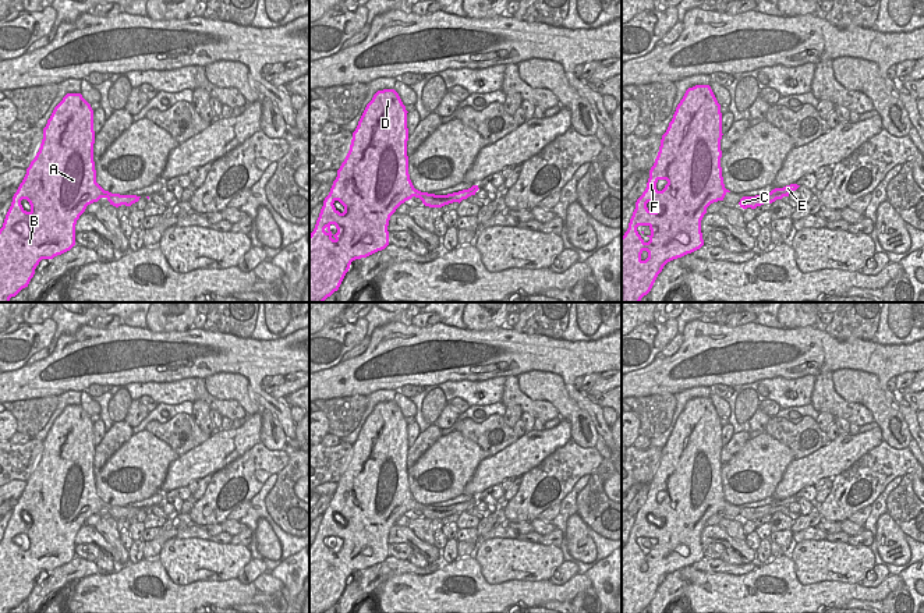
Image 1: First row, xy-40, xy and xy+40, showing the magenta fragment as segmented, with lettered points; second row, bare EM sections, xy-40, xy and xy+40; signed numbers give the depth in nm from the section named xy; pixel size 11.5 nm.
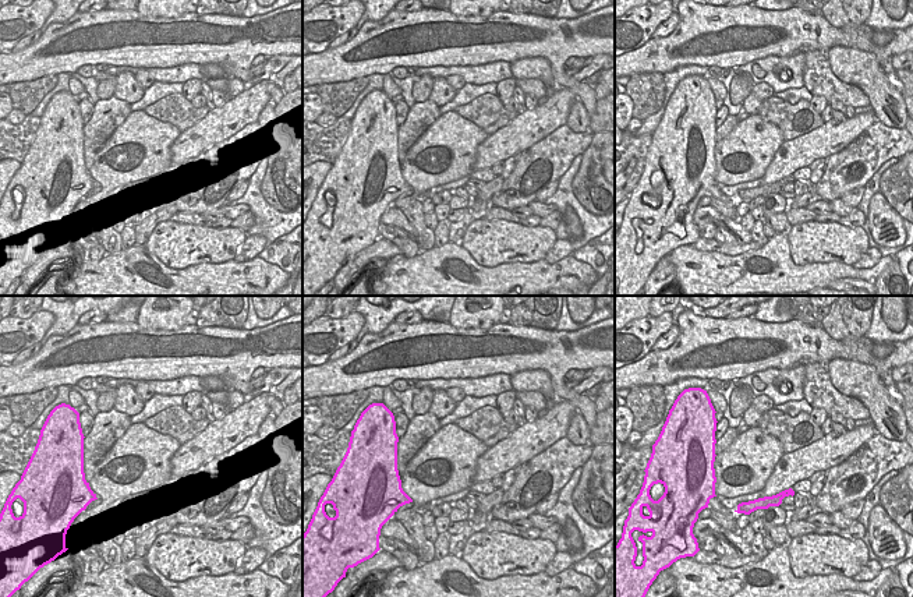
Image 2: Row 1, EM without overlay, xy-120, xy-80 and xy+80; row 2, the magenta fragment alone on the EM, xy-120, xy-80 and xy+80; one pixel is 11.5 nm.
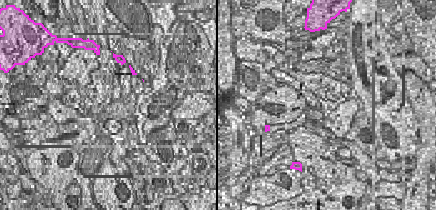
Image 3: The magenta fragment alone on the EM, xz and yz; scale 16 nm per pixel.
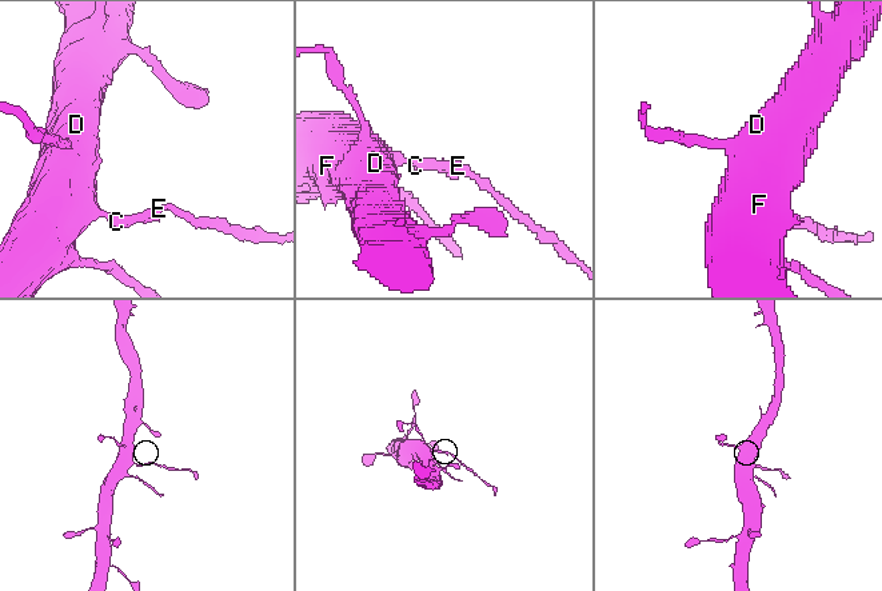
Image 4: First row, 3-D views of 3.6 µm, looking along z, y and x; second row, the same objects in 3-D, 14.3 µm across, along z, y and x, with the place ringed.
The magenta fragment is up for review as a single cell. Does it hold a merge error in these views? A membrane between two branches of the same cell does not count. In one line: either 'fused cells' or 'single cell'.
fused cells

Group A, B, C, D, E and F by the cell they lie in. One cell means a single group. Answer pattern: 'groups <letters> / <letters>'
groups A B D F / C E

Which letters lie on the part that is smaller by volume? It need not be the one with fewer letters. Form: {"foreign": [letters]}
{"foreign": ["C", "E"]}

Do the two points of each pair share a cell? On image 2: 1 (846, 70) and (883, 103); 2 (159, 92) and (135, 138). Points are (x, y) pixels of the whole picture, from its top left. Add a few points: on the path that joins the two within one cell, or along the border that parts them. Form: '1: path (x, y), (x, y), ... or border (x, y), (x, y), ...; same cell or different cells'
1: path (856, 71), (878, 94); same cell
2: border (142, 109), (131, 112); different cells

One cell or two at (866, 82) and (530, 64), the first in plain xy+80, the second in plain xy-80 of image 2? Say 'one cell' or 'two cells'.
one cell

